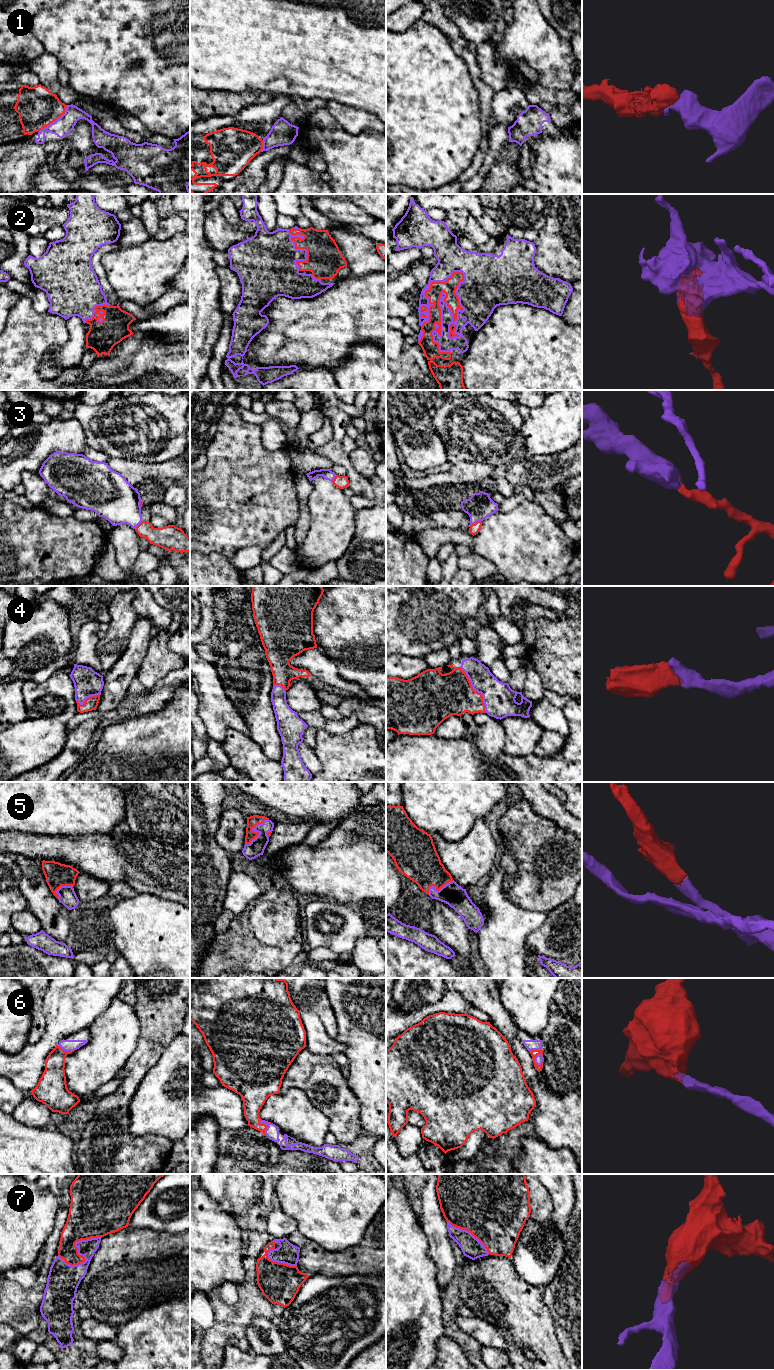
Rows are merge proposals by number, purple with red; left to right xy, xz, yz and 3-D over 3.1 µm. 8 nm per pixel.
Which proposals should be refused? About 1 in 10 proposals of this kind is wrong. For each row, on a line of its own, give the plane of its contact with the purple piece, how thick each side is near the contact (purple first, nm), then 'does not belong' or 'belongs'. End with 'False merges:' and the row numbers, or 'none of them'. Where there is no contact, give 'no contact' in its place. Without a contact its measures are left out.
1: contact in xy; calibres 150 and 320 nm; does not belong
2: contact in yz; calibres 260 and 120 nm; belongs
3: contact in yz; calibres 220 and 80 nm; belongs
4: contact in yz; calibres 260 and 340 nm; belongs
5: contact in xz; calibres 130 and 90 nm; belongs
6: contact in yz; calibres 60 and 60 nm; belongs
7: contact in xy; calibres 260 and 280 nm; belongs
False merges: 1

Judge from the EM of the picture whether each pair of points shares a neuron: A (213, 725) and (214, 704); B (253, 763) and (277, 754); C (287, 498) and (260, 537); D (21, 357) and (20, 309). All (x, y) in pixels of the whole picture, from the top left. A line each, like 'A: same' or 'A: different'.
A: same
B: different
C: same
D: same

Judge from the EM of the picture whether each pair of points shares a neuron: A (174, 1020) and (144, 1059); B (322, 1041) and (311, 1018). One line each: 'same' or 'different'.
A: same
B: same

